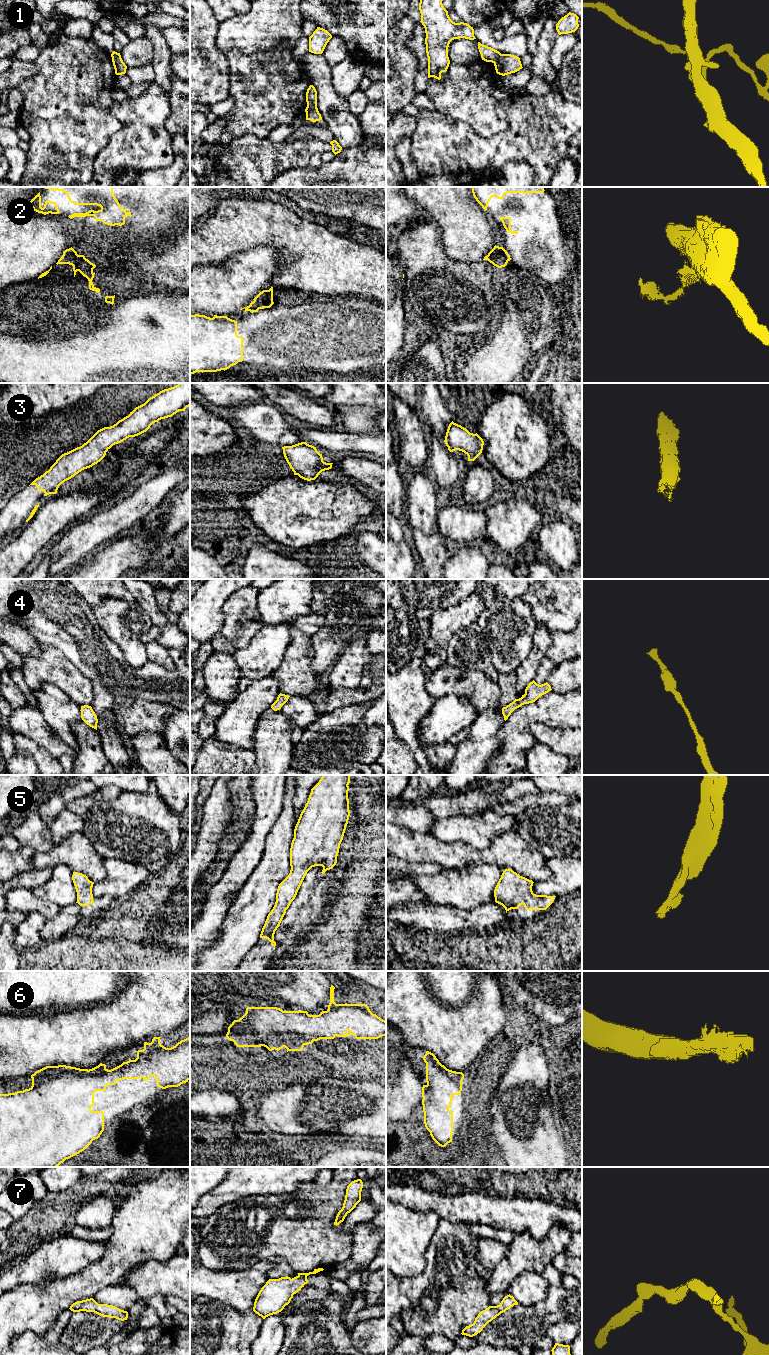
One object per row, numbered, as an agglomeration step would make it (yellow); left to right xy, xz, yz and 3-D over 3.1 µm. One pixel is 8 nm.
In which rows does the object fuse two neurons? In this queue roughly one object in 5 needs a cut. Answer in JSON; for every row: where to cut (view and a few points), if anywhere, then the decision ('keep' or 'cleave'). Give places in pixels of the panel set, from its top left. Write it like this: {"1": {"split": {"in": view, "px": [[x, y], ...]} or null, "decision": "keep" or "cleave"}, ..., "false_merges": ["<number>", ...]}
{"1": {"split": {"in": "xz", "px": [[316, 103], [307, 106]]}, "decision": "cleave"}, "2": {"split": {"in": "xy", "px": [[68, 249], [67, 255], [58, 263]]}, "decision": "cleave"}, "3": {"split": null, "decision": "keep"}, "4": {"split": null, "decision": "keep"}, "5": {"split": null, "decision": "keep"}, "6": {"split": null, "decision": "keep"}, "7": {"split": null, "decision": "keep"}, "false_merges": ["1", "2"]}

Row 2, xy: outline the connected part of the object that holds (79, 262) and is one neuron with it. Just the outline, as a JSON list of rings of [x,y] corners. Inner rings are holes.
[[[69,248],[67,251],[68,256],[64,258],[59,264],[69,264],[73,266],[74,277],[76,272],[79,271],[89,281],[89,289],[92,291],[100,292],[99,288],[96,288],[92,282],[94,278],[93,269],[95,264],[91,263],[84,255],[78,255],[73,248]]]

